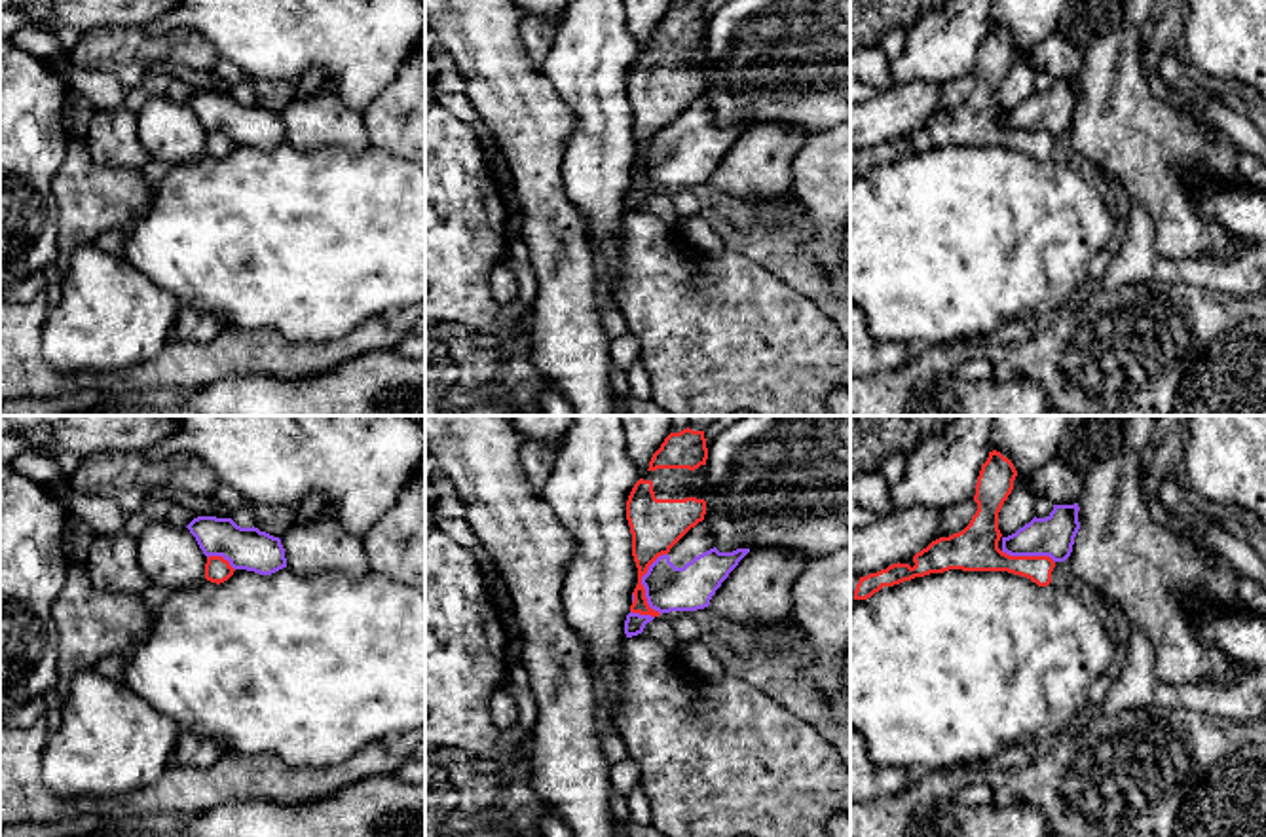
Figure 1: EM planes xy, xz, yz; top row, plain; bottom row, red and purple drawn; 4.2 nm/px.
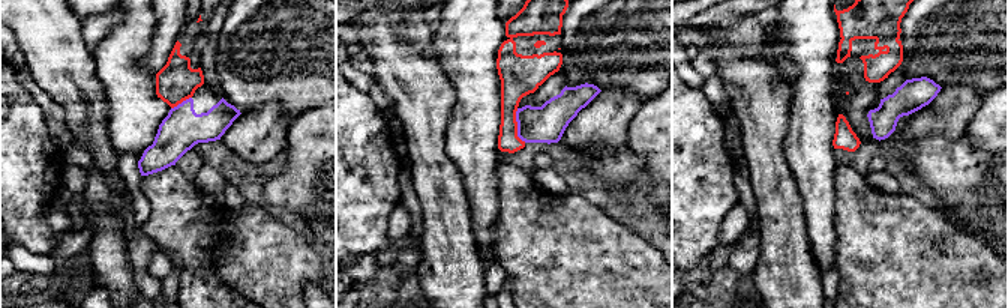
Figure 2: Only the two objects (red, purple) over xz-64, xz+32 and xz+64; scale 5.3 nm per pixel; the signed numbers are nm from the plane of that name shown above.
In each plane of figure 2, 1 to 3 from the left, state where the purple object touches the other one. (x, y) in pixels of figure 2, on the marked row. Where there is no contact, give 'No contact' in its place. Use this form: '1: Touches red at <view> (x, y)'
1: Touches red at xz-64 (180, 102)
2: Touches red at xz+32 (516, 126)
3: No contact

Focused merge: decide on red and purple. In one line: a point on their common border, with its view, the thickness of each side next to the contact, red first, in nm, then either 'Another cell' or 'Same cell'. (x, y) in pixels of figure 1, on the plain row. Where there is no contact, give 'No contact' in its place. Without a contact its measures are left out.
Touches red at xz (640, 158). Thickness 220 nm (red) against 190 nm. Another cell

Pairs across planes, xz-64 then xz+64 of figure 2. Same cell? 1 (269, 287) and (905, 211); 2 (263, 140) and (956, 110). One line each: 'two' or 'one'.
1: one
2: one

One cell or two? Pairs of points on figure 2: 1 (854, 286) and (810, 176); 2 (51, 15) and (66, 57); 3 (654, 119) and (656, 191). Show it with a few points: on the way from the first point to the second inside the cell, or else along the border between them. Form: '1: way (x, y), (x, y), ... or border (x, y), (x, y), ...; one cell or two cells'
1: border (834, 202), (836, 266); two cells
2: way (51, 26), (51, 42), (56, 47); one cell
3: way (656, 137), (656, 173); one cell

